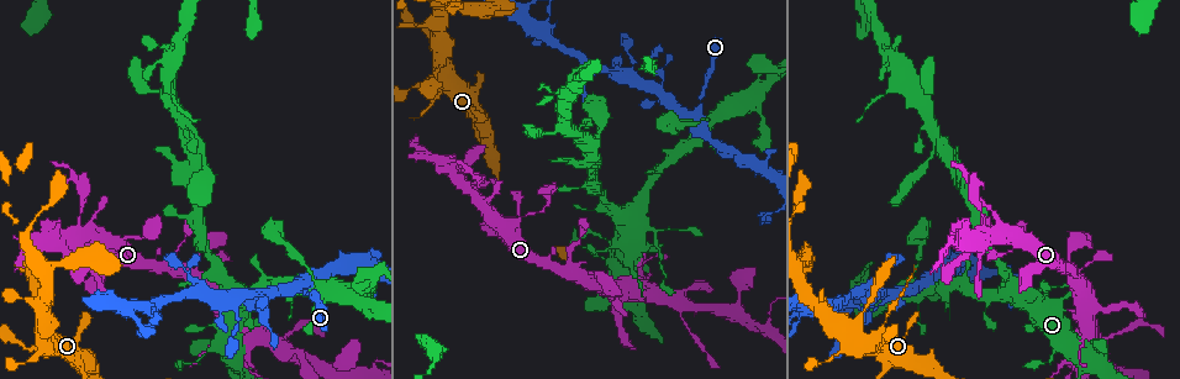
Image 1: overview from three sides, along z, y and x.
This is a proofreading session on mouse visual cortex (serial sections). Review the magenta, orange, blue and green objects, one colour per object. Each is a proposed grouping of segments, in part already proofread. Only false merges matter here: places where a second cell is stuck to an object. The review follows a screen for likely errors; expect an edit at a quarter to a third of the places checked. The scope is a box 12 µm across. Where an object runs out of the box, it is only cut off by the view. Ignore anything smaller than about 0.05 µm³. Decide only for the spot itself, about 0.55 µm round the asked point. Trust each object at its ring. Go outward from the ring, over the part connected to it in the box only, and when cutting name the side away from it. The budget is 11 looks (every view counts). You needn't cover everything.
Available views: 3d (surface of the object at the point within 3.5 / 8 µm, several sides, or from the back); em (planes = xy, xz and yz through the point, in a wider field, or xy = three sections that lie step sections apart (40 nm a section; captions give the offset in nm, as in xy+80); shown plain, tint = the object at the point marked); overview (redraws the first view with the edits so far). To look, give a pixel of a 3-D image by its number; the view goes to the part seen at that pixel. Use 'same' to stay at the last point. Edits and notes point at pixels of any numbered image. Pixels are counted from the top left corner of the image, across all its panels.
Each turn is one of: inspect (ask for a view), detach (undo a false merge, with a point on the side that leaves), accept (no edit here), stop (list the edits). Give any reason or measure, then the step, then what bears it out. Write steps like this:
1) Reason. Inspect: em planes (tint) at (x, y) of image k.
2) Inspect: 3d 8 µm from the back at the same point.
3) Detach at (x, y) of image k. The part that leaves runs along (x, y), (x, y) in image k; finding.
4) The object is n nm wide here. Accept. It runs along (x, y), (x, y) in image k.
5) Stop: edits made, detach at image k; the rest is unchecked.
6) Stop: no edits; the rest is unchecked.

Sharp bend. Inspect: 3d 8 µm at (765, 217) of image 1.

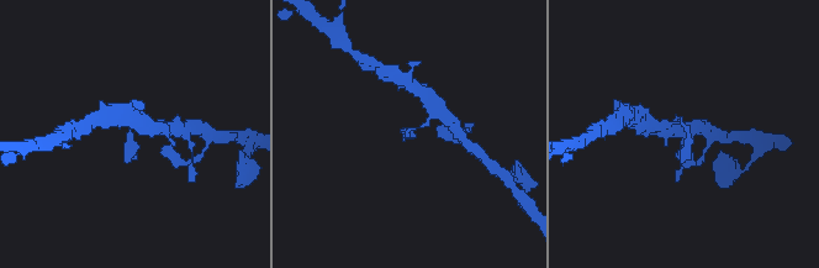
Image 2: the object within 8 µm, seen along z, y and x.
Inspect: 3d 3.5 µm at (408, 132) of image 2.

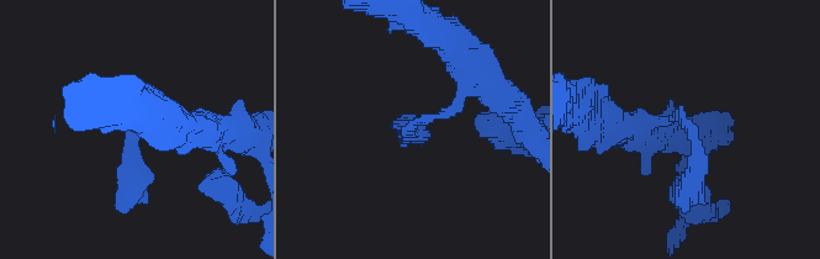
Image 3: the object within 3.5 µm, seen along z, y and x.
Need the tissue. Inspect: em planes (tint) at (685, 121) of image 3.

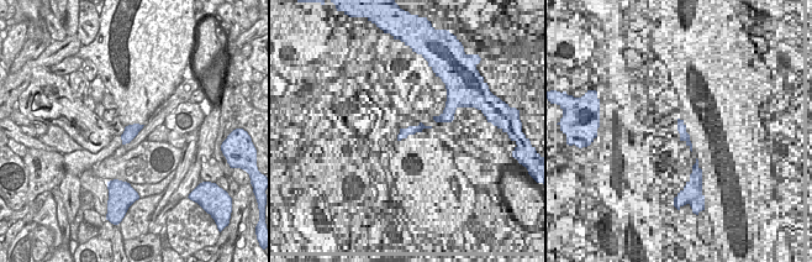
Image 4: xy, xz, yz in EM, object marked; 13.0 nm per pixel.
Accept. It runs along (188, 126), (131, 130), (127, 197) in image 3; all the same cell.

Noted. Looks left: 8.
Arms part here. Inspect: 3d 8 µm at (245, 357) of image 1.

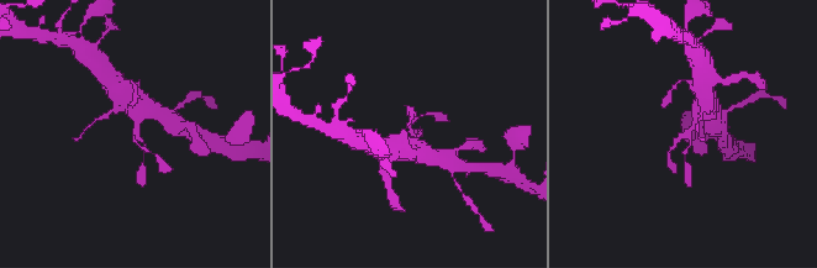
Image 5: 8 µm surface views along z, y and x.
Zoom in. Inspect: 3d 3.5 µm at (688, 135) of image 5.

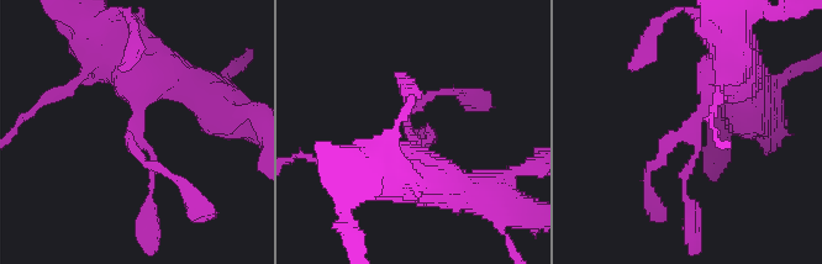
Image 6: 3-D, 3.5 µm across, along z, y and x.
3 arms meet here; the arms are 100, 150, 350 nm wide; shape alone is not enough. Inspect: em xy step 3 (tint) at (136, 130) of image 6.

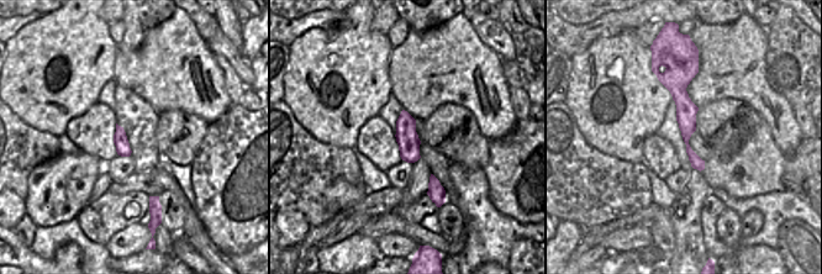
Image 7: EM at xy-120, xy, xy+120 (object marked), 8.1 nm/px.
The object is 180 nm wide here. Accept. It runs along (742, 74), (647, 169) in image 6; one cell here.

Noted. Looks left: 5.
Narrows sharply. Inspect: 3d 8 µm at (187, 273) of image 1.

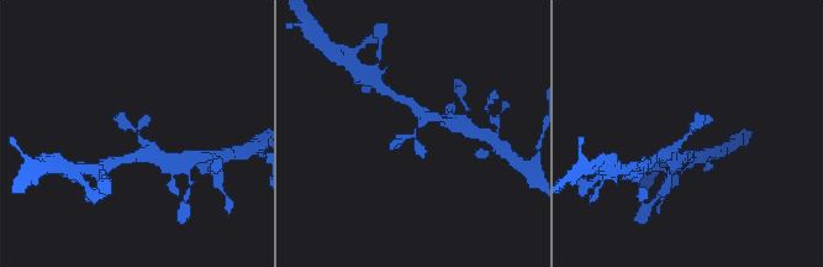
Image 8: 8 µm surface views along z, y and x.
Inspect: 3d 3.5 µm at (688, 137) of image 8.

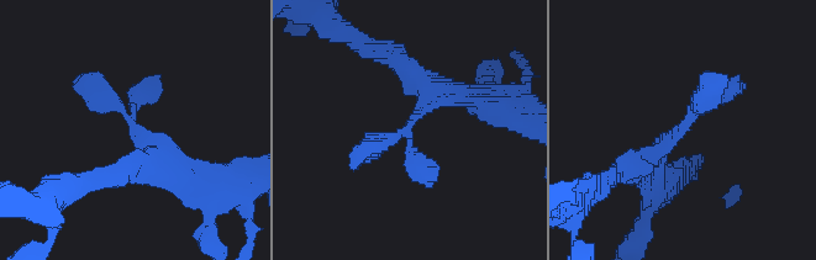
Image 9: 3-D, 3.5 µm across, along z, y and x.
Inspect: em planes (tint) at (410, 122) of image 9.

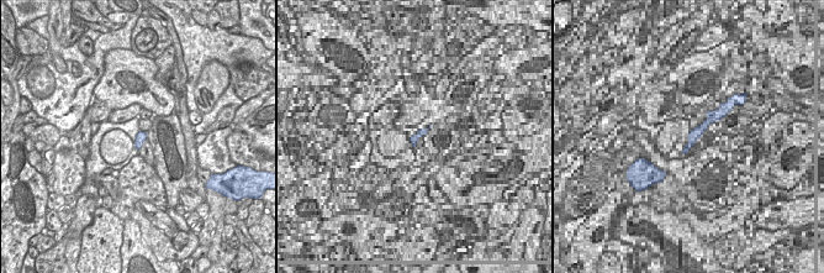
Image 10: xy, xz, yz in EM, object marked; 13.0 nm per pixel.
The object is 140 nm wide here. Accept. It runs along (187, 181), (119, 105), (80, 83) in image 9; all the same cell.

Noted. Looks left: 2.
Thick turns thin. Inspect: 3d 3.5 µm at (78, 230) of image 1.

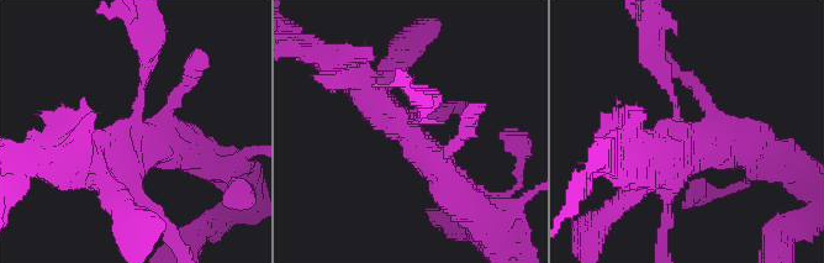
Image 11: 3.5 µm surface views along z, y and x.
4 arms meet here; the arms are 100, 300, 400, 450 nm wide. Inspect: em xy step 3 (tint) at (410, 138) of image 11.

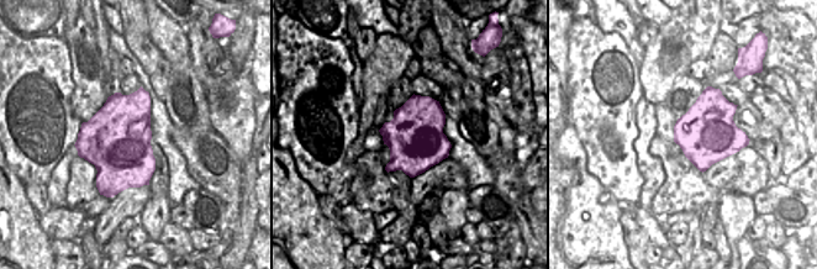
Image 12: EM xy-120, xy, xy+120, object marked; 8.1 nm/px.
Detach at (661, 74) of image 11. The part that leaves runs along (677, 111), (651, 47), (651, 27) in image 11; a second cell is stuck on.

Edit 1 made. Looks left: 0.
Stop: edits made, detach at image 11; the rest is unchecked.

